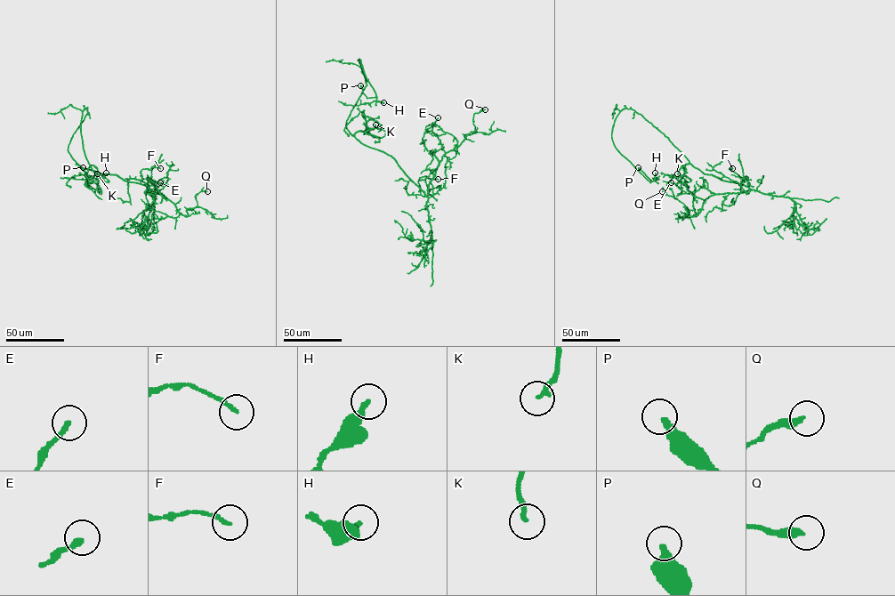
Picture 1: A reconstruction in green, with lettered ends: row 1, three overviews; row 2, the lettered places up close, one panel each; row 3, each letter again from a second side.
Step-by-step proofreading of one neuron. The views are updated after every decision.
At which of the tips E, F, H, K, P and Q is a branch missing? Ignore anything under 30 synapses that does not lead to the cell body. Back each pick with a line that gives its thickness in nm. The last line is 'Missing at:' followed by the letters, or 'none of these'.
Missing at: none of these

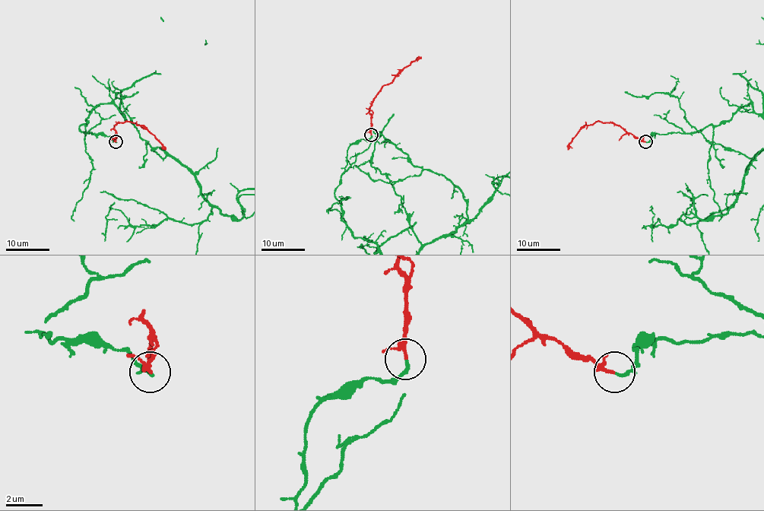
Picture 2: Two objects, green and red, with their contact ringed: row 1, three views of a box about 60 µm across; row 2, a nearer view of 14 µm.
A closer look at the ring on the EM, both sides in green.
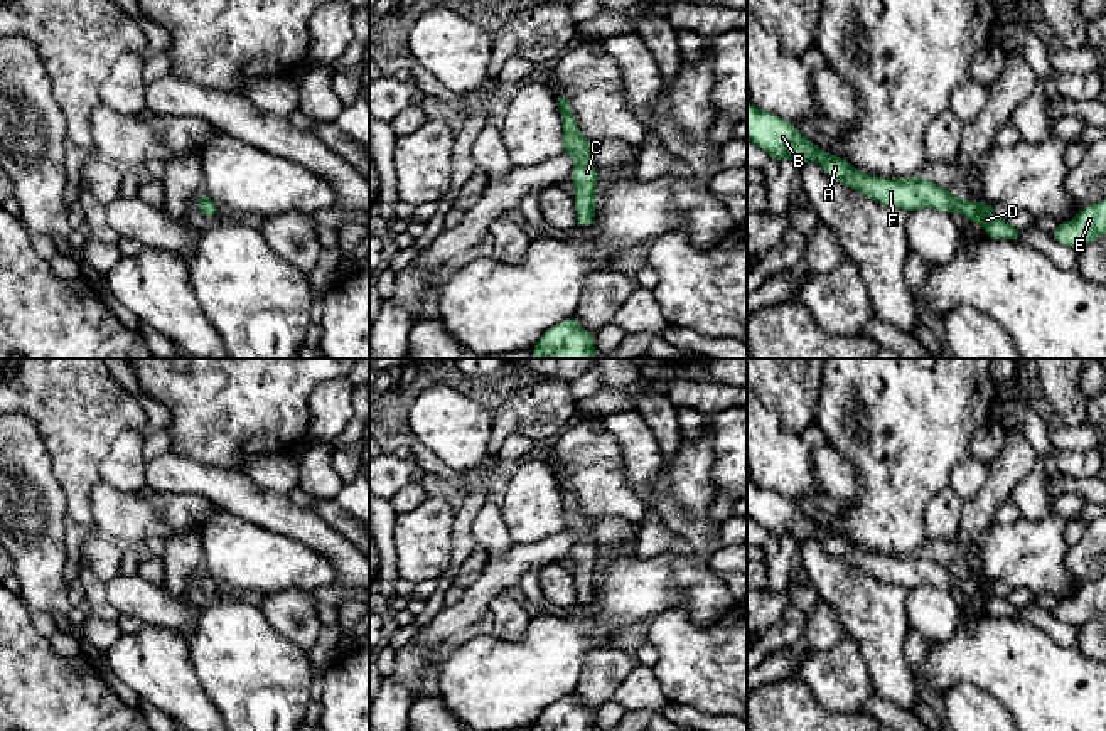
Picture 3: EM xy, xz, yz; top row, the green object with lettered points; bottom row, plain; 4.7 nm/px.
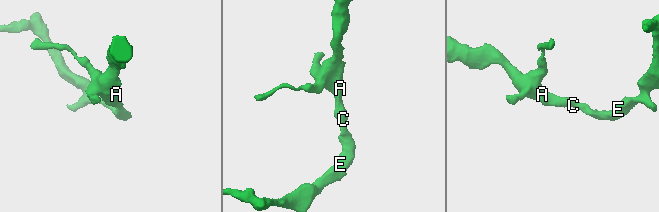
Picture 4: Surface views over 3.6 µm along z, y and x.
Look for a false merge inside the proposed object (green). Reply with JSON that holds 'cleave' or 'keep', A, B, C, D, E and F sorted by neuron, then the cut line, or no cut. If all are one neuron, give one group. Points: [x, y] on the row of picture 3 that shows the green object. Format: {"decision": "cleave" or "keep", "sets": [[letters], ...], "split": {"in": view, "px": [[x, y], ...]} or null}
{"decision": "keep", "sets": [["A", "B", "C", "D", "E", "F"]], "split": null}

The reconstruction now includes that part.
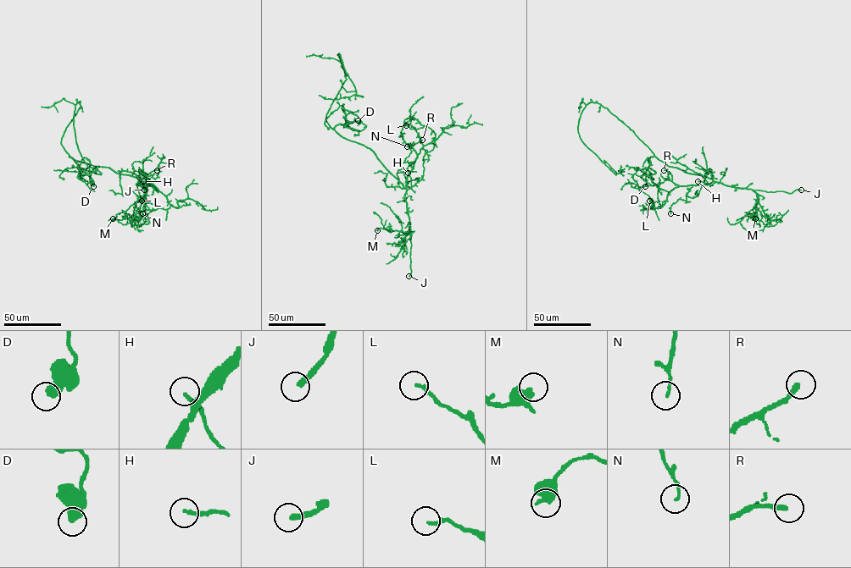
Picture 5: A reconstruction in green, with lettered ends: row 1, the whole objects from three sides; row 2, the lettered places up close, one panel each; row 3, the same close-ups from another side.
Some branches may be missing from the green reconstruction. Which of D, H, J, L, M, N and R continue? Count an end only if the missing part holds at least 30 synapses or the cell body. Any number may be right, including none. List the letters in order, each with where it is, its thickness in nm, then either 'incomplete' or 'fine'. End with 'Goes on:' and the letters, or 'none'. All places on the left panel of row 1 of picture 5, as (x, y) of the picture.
D: (93, 186) | 500 nm | fine
H: (143, 181) | 180 nm | fine
J: (144, 190) | 280 nm | incomplete
L: (141, 201) | 160 nm | fine
M: (113, 218) | 400 nm | fine
N: (142, 213) | 140 nm | fine
R: (157, 170) | 240 nm | incomplete
Goes on: J, R

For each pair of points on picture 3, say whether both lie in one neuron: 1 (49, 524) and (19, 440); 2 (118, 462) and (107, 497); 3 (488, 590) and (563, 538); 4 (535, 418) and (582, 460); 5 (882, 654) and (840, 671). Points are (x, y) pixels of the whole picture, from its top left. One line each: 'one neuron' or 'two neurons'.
1: one neuron
2: two neurons
3: one neuron
4: two neurons
5: two neurons

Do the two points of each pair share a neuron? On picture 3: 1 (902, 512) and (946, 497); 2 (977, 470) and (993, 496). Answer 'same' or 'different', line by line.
1: different
2: different

